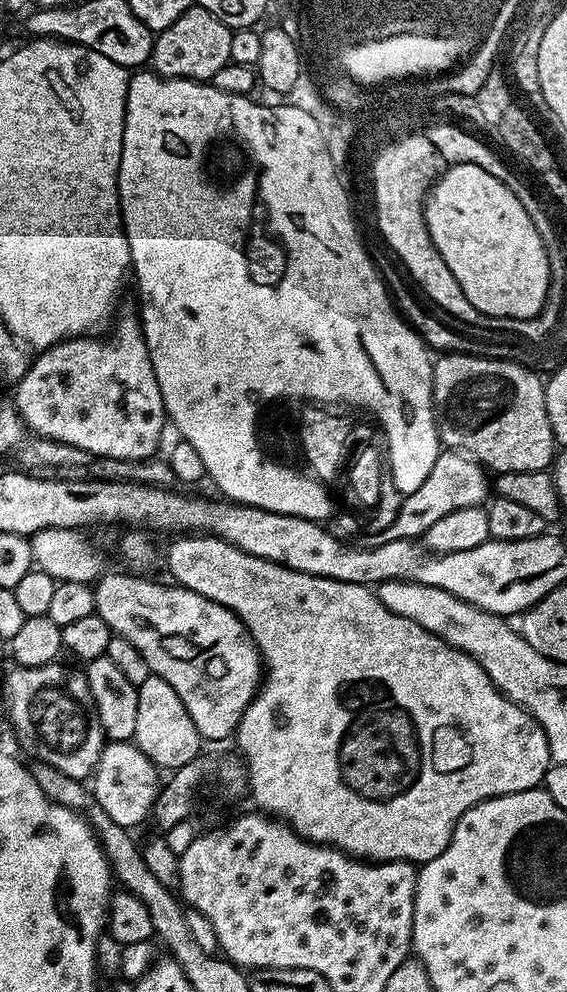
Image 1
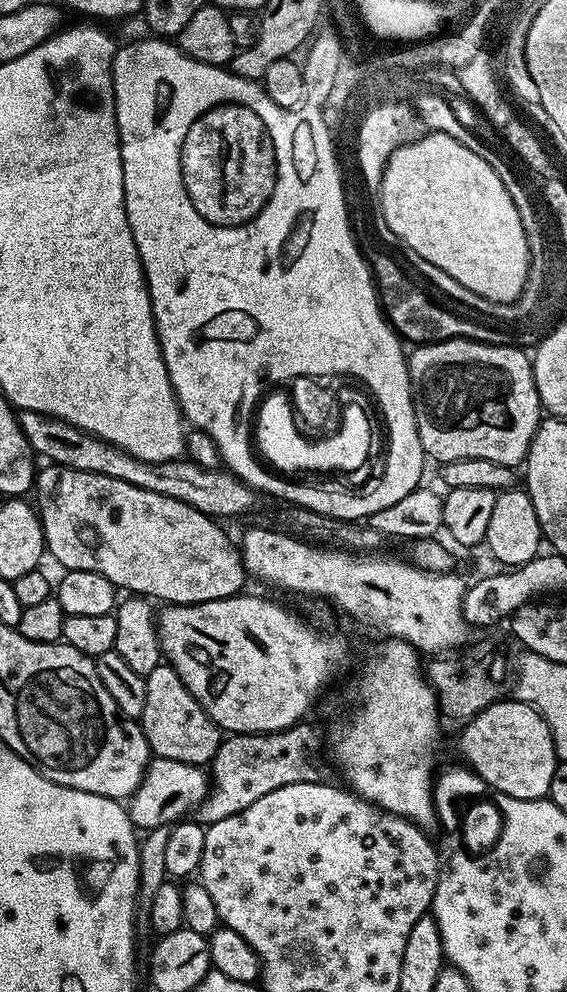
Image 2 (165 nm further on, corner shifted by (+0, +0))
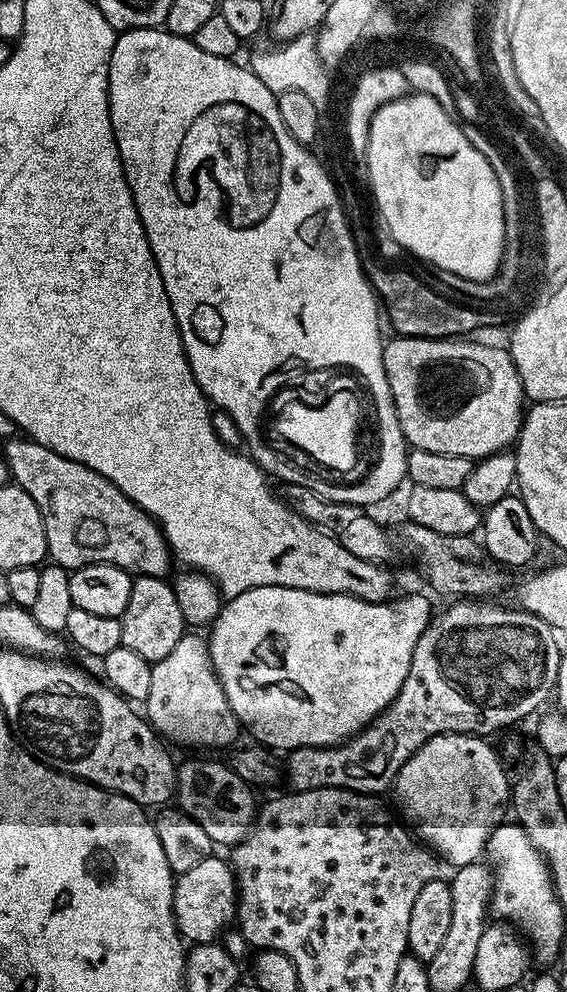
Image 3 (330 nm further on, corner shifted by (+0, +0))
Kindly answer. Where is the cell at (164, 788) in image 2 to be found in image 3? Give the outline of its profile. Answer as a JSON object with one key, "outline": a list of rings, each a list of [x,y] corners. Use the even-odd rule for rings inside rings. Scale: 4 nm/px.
{"outline":[[[188,760],[181,763],[176,769],[176,794],[175,803],[181,812],[185,812],[206,834],[210,834],[213,845],[231,846],[237,844],[251,828],[253,819],[258,811],[258,800],[252,797],[253,789],[237,774],[227,763],[219,764],[216,760]]]}

